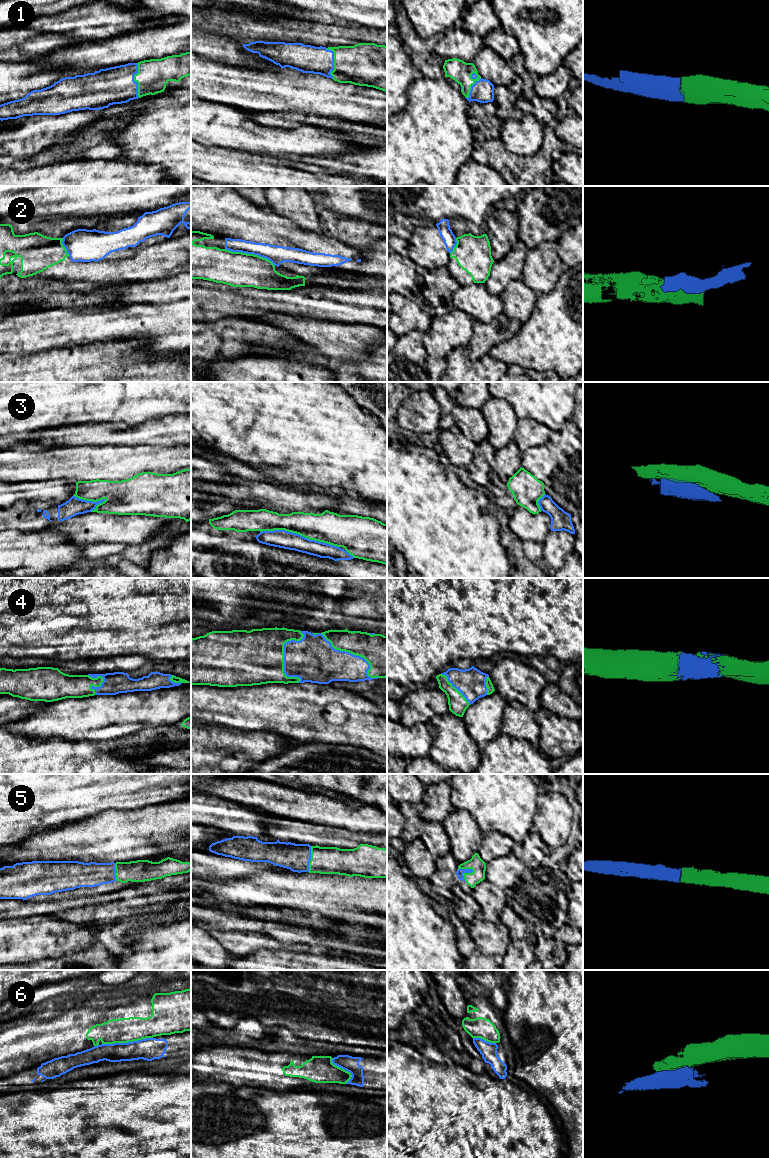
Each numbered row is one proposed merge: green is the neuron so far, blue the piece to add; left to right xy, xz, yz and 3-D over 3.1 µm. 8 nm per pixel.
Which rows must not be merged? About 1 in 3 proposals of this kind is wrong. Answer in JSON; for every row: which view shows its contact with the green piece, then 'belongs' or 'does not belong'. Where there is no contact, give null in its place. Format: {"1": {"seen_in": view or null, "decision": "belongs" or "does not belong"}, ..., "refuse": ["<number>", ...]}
{"1": {"seen_in": "yz", "decision": "belongs"}, "2": {"seen_in": "xz", "decision": "does not belong"}, "3": {"seen_in": "xz", "decision": "does not belong"}, "4": {"seen_in": "xz", "decision": "belongs"}, "5": {"seen_in": "yz", "decision": "belongs"}, "6": {"seen_in": "xy", "decision": "does not belong"}, "refuse": ["2", "3", "6"]}

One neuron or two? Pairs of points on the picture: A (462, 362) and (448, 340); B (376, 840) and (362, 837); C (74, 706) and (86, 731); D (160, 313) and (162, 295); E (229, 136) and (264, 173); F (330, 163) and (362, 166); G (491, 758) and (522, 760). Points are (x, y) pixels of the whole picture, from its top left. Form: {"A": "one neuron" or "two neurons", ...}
{"A": "two neurons", "B": "one neuron", "C": "one neuron", "D": "two neurons", "E": "two neurons", "F": "one neuron", "G": "one neuron"}

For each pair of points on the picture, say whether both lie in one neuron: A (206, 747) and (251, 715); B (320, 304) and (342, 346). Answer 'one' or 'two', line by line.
A: two
B: two

